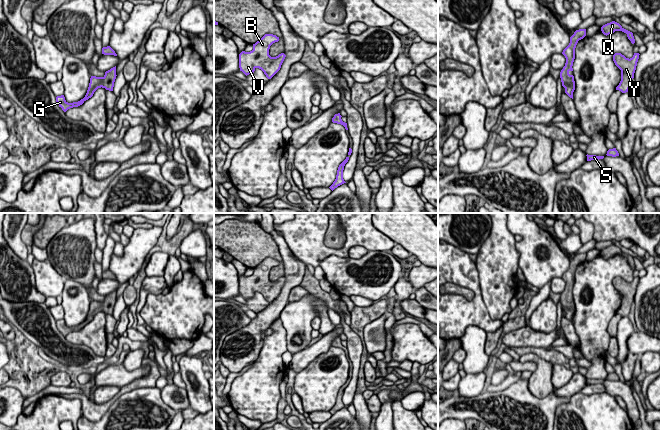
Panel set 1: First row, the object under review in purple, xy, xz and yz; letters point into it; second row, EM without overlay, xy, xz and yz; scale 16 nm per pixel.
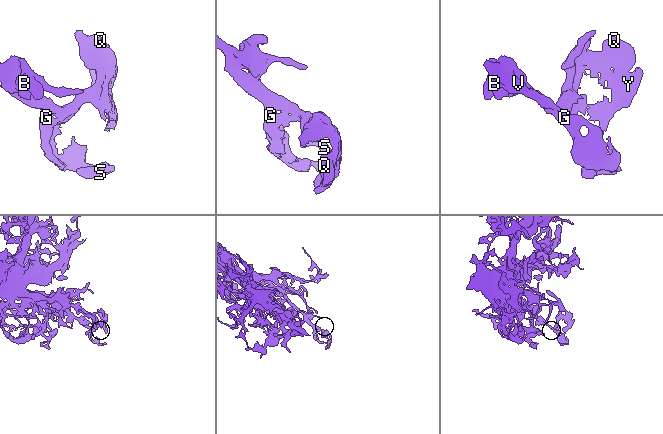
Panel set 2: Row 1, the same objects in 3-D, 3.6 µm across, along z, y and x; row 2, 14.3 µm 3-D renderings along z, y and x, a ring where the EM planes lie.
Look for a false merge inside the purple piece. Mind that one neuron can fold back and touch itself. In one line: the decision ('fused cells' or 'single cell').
fused cells

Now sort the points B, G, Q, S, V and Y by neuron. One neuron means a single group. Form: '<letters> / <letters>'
B G S V / Q Y

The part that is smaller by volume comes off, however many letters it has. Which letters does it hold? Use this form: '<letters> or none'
Q, Y

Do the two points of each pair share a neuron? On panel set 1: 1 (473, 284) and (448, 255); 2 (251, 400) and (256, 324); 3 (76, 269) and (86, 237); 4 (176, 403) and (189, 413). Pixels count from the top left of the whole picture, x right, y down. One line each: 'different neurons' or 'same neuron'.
1: same neuron
2: different neurons
3: same neuron
4: different neurons

